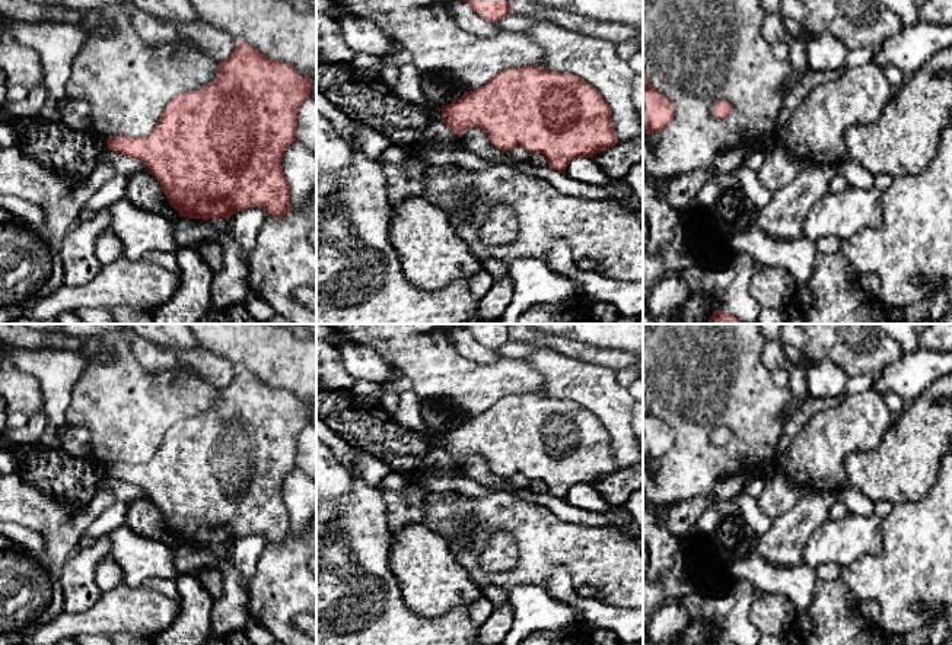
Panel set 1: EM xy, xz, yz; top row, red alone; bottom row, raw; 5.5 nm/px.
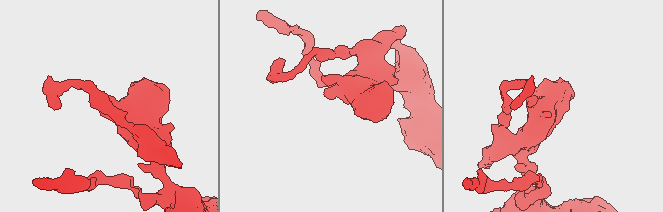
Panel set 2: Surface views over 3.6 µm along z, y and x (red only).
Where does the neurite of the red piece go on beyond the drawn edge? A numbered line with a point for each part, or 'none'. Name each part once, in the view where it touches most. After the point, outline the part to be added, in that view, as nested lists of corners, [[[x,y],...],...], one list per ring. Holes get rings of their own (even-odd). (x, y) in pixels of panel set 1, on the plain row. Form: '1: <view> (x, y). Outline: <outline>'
none

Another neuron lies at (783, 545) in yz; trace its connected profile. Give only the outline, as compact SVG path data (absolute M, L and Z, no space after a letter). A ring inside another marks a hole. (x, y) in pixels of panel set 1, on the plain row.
M803 490L789 512L773 520L768 533L760 538L755 555L773 566L802 565L806 541L830 520L830 509L837 501L835 492Z

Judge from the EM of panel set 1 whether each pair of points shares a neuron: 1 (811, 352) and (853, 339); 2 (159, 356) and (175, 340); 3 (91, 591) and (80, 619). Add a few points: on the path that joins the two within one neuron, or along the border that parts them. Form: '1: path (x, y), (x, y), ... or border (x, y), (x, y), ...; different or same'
1: path (821, 346), (828, 339), (843, 339); same
2: border (145, 339), (171, 348), (175, 352); different
3: border (104, 593), (83, 612), (63, 612); different

